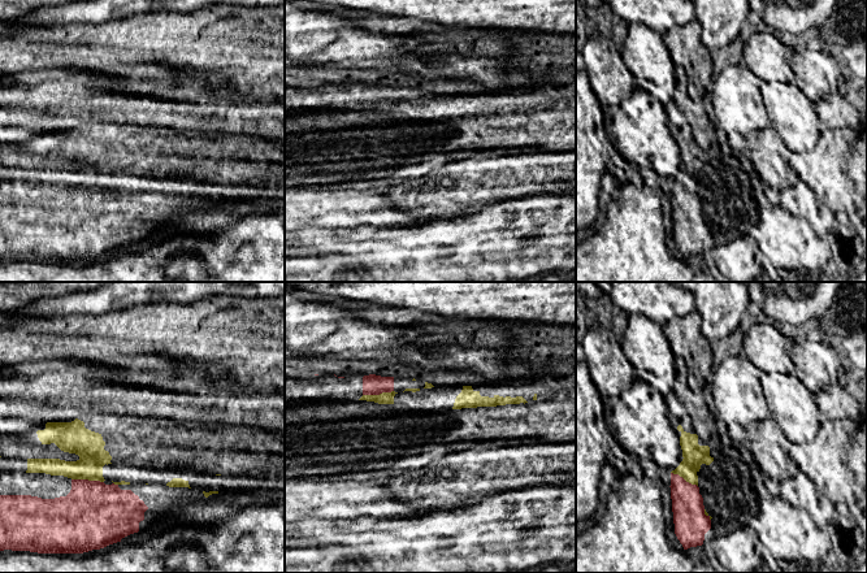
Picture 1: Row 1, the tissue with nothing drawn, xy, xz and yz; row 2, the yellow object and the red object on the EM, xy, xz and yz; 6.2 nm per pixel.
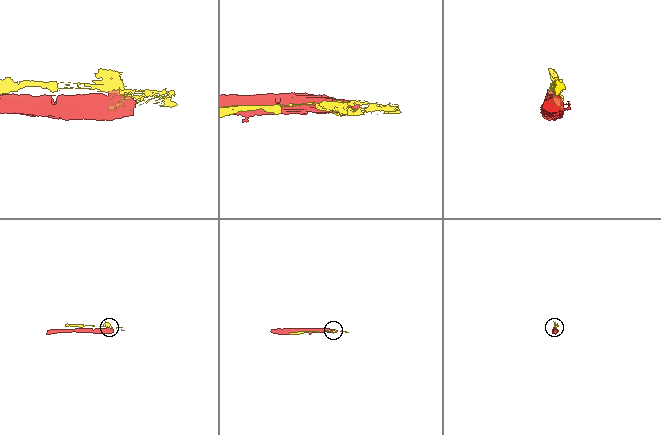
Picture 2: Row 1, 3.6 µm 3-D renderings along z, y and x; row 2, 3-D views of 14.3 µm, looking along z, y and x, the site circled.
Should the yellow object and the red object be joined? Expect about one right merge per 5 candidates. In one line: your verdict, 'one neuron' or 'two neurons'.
one neuron

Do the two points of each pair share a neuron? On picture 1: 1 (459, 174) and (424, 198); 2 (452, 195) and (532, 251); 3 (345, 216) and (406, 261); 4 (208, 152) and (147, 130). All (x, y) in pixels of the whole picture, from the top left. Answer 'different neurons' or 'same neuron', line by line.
1: same neuron
2: different neurons
3: different neurons
4: same neuron

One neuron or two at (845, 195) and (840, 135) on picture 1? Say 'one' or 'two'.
one

